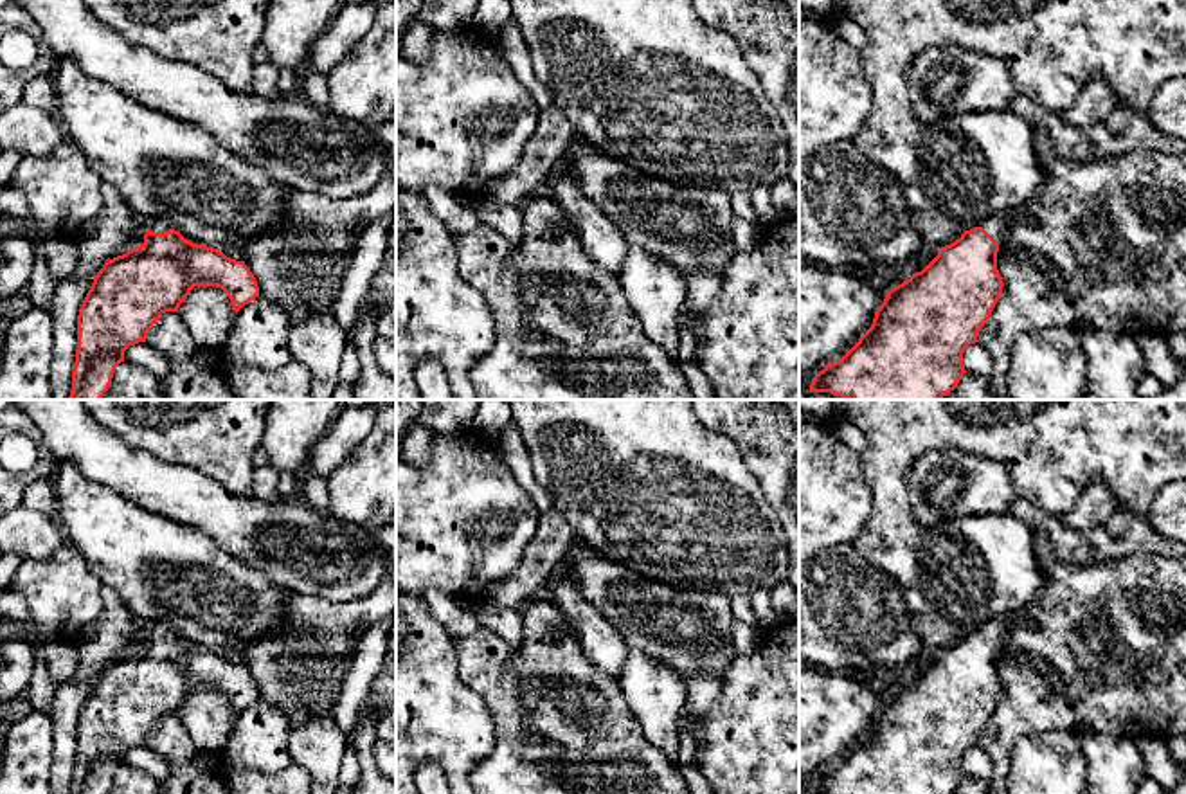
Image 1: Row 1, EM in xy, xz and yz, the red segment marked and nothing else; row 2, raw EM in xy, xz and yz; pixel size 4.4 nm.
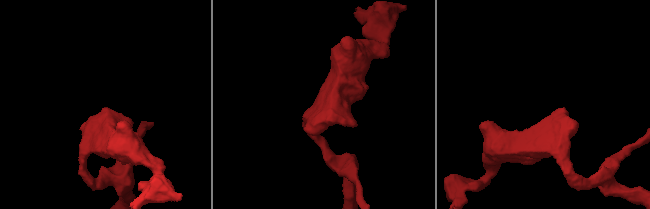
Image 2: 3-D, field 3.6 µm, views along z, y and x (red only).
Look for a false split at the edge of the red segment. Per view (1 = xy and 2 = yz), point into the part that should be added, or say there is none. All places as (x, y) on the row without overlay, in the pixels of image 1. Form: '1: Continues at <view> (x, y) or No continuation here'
1: Continues at xy (159, 629)
2: Continues at yz (996, 629)

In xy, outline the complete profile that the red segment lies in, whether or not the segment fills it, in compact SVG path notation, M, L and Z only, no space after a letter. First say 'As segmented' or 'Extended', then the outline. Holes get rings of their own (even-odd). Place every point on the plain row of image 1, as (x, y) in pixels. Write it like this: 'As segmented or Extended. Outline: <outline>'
Extended. Outline: M155 623L140 650L108 663L94 681L77 718L70 794L108 794L115 771L124 765L124 754L146 745L153 727L166 715L178 715L194 690L221 691L236 717L259 700L257 684L245 664L230 663L220 652L187 645L167 623Z

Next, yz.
Extended. Outline: M1013 614L993 616L981 630L965 634L959 643L941 650L921 675L887 693L871 731L840 763L828 767L813 780L810 794L954 794L966 776L965 753L979 745L979 733L1002 699L1004 686L997 673L997 655L1011 621Z

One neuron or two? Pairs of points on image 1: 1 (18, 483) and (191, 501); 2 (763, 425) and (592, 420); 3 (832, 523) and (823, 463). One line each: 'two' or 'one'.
1: two
2: two
3: one

